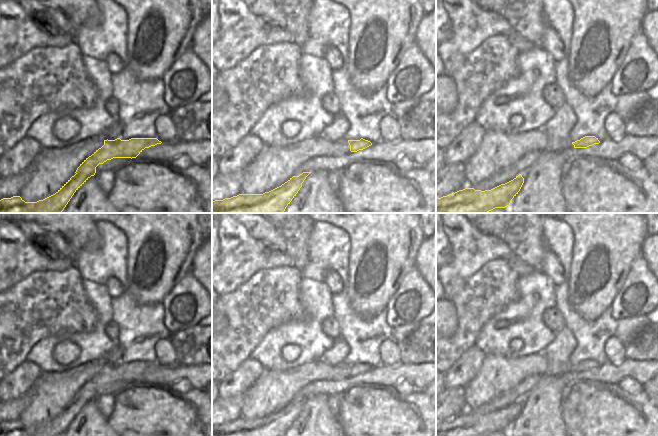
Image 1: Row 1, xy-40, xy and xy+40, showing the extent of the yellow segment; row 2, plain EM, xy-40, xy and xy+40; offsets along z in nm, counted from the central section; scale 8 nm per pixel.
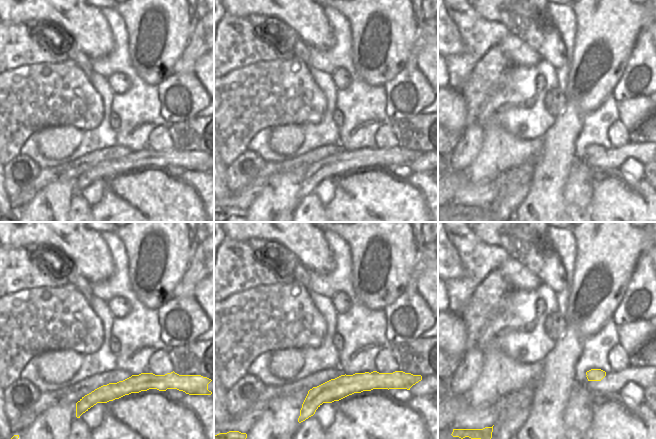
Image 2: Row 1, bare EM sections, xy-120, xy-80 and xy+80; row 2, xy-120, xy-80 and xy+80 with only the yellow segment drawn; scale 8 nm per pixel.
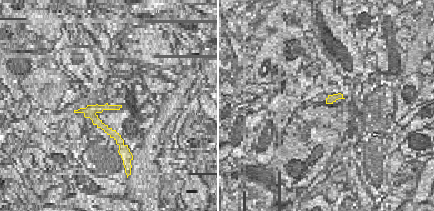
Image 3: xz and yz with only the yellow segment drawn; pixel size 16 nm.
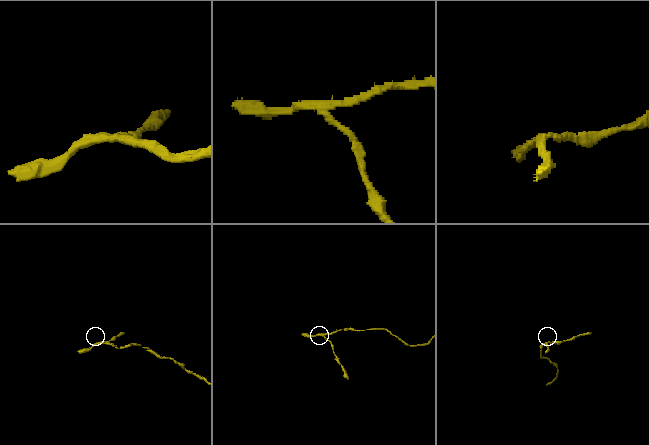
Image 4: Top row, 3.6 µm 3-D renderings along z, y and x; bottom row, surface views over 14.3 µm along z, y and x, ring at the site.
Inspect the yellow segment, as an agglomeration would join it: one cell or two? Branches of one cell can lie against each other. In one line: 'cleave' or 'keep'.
cleave

